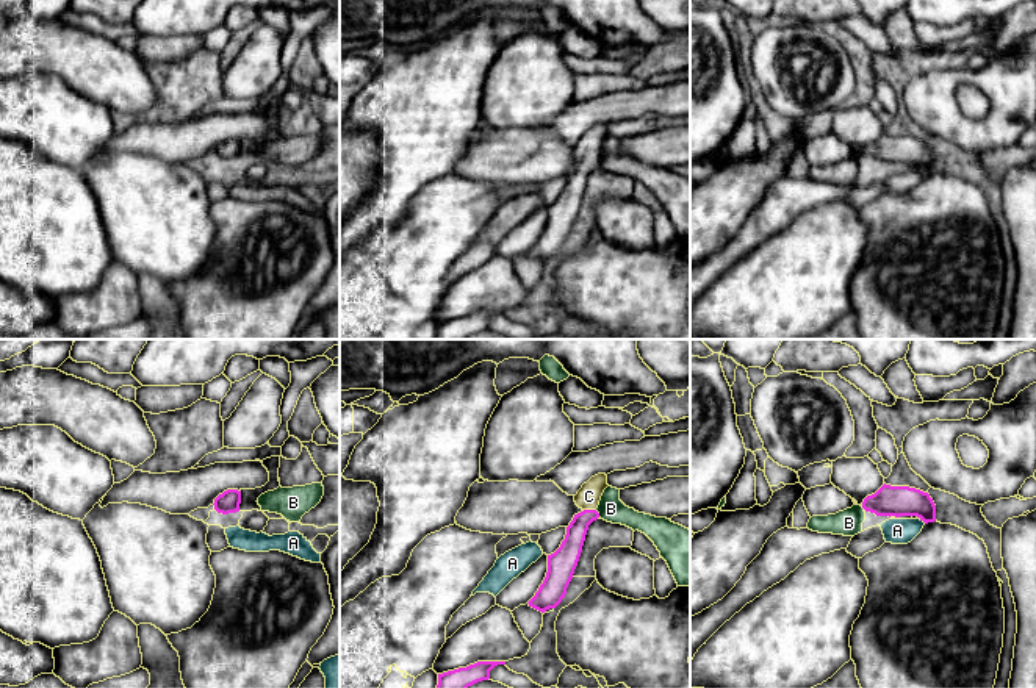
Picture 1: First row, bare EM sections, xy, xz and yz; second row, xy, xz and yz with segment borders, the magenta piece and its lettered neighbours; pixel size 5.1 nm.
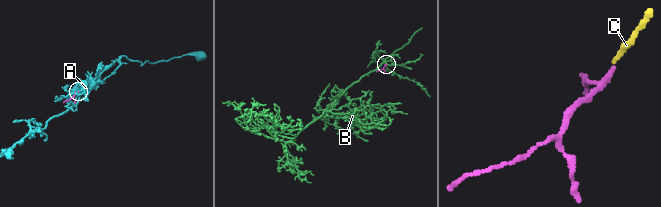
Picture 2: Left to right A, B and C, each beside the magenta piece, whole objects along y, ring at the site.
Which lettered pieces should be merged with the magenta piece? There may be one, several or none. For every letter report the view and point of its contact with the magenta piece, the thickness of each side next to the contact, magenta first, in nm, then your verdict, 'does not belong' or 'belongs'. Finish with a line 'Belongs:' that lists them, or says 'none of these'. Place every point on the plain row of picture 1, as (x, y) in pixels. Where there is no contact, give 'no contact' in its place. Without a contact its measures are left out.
A: meets magenta in yz at (922, 169); 160 nm thick on the magenta side, 130 nm on the other; does not belong
B: meets magenta in xz at (598, 163); 120 nm thick on the magenta side, 140 nm on the other; does not belong
C: meets magenta in xz at (590, 160); 120 nm thick on the magenta side, 120 nm on the other; belongs
Belongs: C

